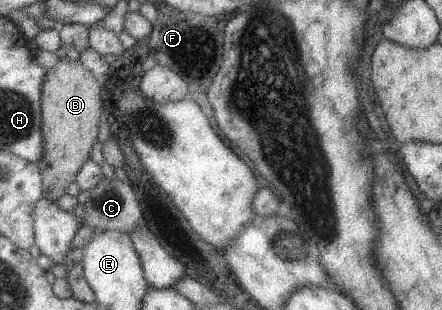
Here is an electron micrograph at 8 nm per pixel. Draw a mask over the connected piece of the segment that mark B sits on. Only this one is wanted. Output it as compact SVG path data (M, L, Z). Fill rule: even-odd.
M72 54L58 59L56 65L45 72L40 96L43 156L36 164L43 179L42 195L50 201L55 202L64 194L81 164L90 159L91 146L97 140L102 106L101 80L79 64Z

